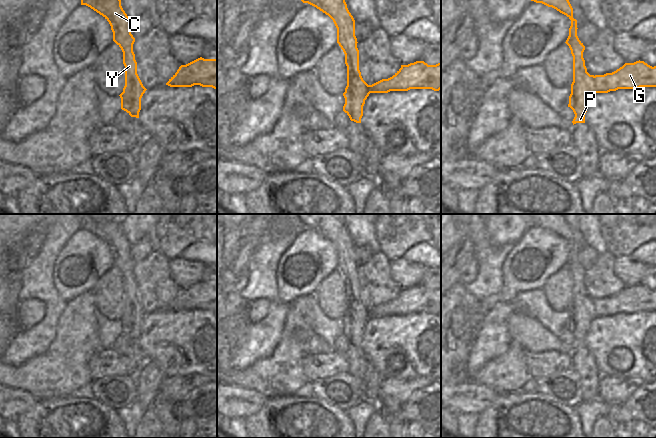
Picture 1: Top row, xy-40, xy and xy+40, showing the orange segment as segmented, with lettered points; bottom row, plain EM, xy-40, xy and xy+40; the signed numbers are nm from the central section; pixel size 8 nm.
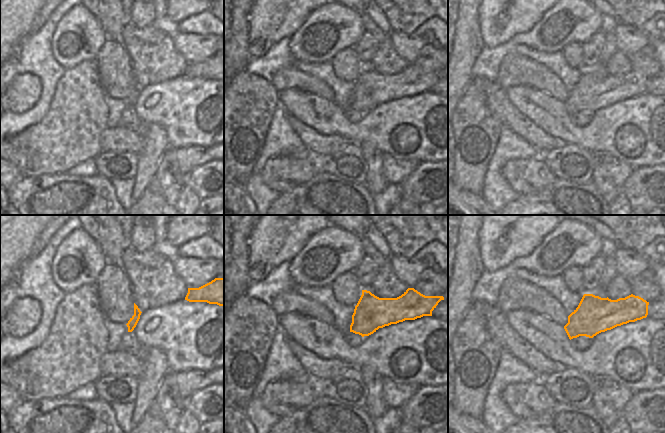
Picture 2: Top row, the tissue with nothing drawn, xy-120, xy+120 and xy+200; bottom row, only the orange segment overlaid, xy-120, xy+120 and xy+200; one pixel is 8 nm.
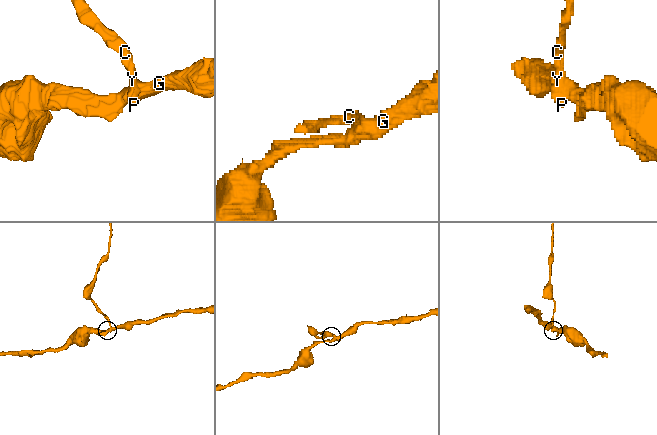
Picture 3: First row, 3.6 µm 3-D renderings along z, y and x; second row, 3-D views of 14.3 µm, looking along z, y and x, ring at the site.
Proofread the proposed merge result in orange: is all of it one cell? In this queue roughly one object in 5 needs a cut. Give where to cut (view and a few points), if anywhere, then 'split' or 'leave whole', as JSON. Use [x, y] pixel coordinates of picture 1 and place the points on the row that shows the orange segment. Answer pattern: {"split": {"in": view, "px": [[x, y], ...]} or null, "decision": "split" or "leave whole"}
{"split": {"in": "xy+40", "px": [[593, 76], [595, 92]]}, "decision": "split"}

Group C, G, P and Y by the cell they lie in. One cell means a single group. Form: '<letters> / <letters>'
C P Y / G

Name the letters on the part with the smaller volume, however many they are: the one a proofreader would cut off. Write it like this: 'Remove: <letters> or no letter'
Remove: C, P, Y

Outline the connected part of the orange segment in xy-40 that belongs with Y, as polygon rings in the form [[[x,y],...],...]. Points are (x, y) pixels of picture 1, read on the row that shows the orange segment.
[[[81,0],[81,5],[90,7],[109,22],[113,41],[123,52],[125,66],[125,86],[119,95],[121,109],[131,117],[139,118],[141,98],[147,89],[137,74],[137,62],[133,52],[135,38],[131,34],[131,20],[123,10],[121,0]]]

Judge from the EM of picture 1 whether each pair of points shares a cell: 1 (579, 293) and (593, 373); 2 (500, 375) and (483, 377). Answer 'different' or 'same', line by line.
1: same
2: same

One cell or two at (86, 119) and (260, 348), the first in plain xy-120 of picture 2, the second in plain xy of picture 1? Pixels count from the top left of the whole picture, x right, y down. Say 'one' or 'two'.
two

